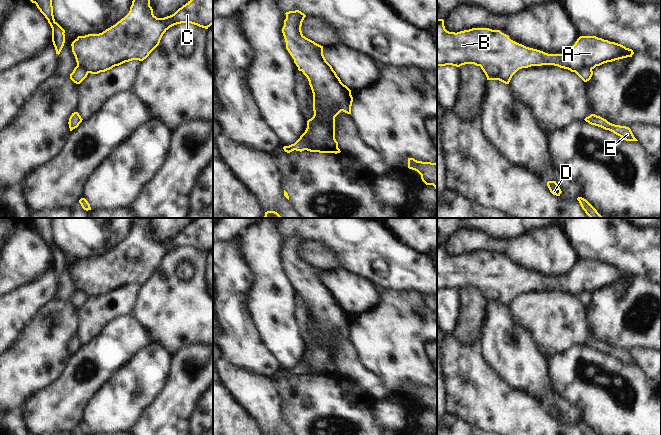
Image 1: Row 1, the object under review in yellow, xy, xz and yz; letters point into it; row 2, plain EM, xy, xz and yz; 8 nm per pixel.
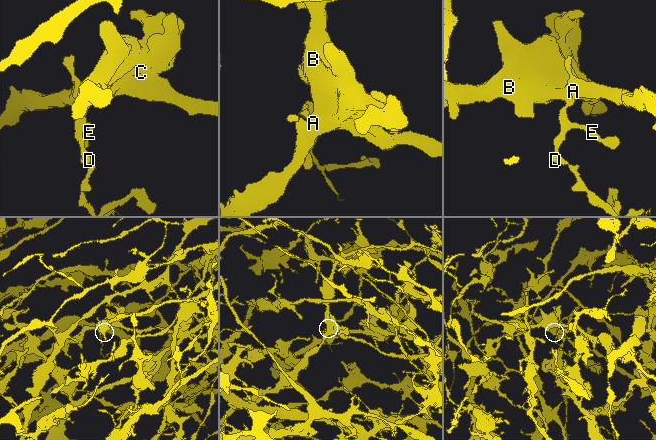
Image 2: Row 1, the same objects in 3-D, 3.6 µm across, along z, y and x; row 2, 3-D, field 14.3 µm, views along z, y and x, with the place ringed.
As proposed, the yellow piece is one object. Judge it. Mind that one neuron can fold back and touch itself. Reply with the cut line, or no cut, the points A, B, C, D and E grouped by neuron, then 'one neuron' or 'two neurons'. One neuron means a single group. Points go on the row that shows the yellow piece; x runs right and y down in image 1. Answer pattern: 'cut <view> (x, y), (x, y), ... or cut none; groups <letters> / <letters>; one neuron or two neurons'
cut xz (304, 132), (310, 142), (306, 149); groups A B C / D E; two neurons

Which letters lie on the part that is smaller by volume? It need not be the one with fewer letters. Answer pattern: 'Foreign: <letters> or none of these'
Foreign: D, E

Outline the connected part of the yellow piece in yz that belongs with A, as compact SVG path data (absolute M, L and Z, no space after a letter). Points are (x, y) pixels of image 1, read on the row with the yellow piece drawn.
M437 19L437 67L446 65L460 67L465 64L474 64L481 67L487 80L499 80L505 84L509 84L512 76L522 68L554 65L575 72L586 66L594 69L607 62L632 57L633 54L632 49L596 36L580 36L565 53L548 54L517 43L500 30L472 28L457 33L449 32L445 29L444 20Z

